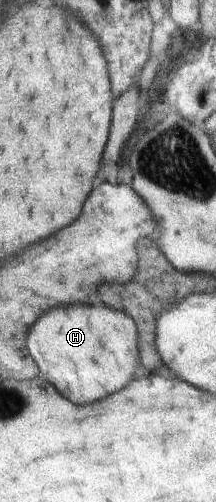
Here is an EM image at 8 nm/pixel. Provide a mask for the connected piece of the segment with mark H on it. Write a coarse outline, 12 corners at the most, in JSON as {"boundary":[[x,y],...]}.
{"boundary":[[72,304],[32,328],[42,375],[87,406],[144,373],[125,311]]}

